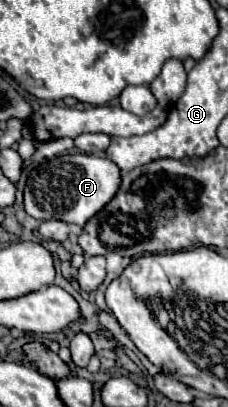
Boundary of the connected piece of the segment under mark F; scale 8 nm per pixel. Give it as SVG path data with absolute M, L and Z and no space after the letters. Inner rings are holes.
M76 153L76 155L60 155L52 161L44 161L34 167L28 175L26 189L24 189L24 207L26 213L46 221L46 219L60 219L64 223L74 223L84 227L112 197L118 193L122 183L120 169L114 161L106 157Z

